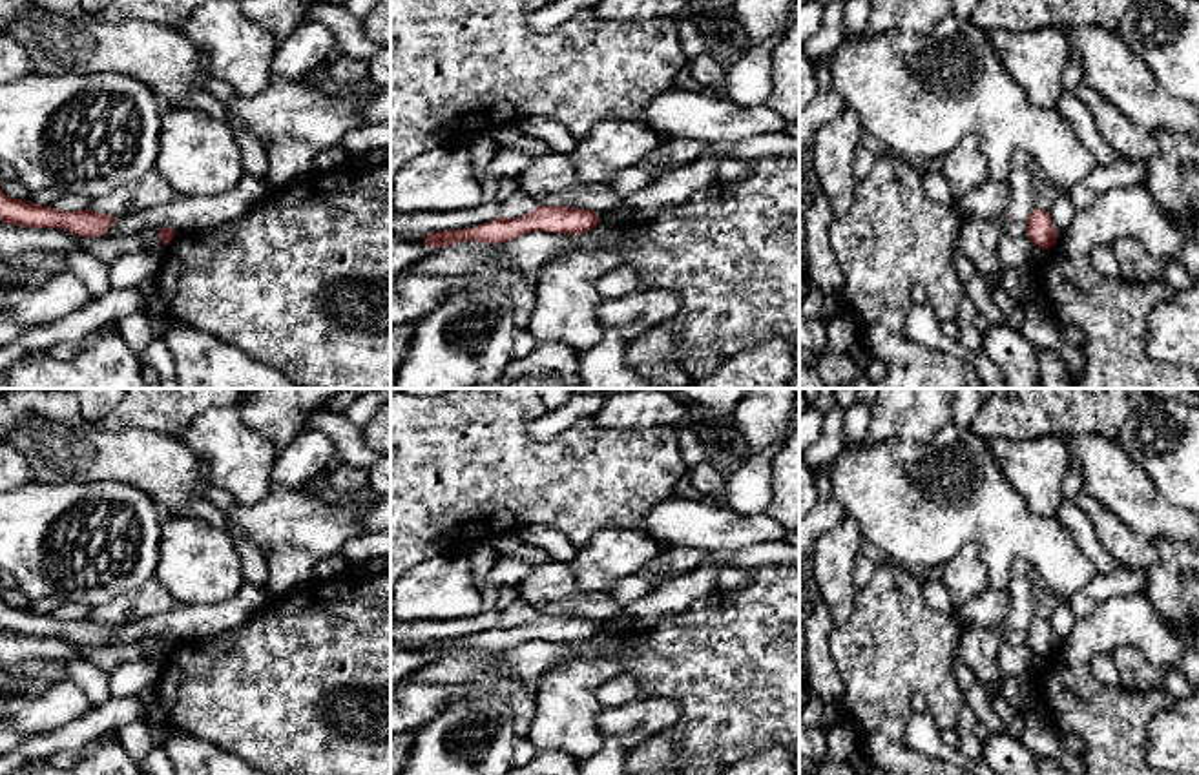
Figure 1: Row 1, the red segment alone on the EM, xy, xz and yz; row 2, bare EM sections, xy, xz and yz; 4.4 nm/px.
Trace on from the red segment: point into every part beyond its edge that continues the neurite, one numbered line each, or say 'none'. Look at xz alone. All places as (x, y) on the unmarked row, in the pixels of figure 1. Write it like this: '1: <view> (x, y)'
none

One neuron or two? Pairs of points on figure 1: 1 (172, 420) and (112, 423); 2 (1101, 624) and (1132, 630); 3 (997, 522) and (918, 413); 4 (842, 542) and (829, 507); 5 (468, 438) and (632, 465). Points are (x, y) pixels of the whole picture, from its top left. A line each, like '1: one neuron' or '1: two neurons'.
1: one neuron
2: one neuron
3: two neurons
4: two neurons
5: one neuron

